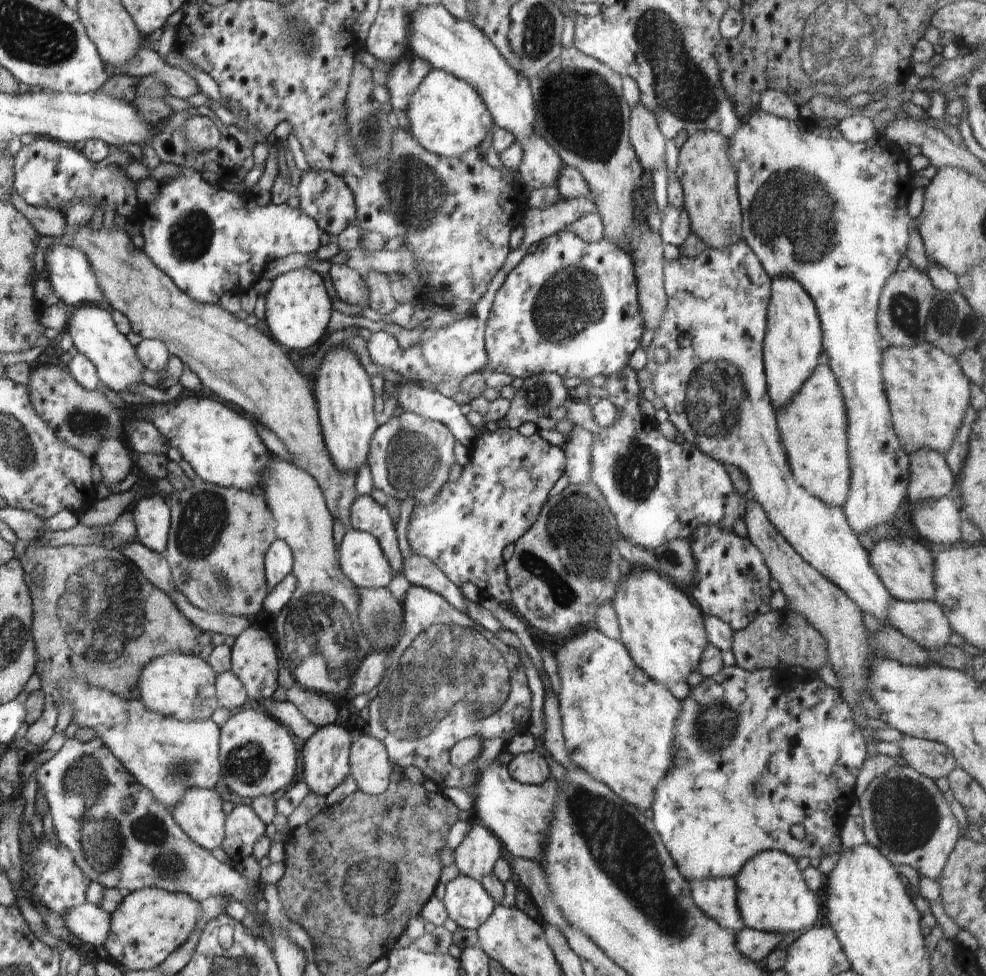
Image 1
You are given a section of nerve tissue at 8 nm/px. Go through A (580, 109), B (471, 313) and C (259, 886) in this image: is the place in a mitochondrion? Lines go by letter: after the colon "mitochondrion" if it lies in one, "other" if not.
A: mitochondrion
B: other
C: other

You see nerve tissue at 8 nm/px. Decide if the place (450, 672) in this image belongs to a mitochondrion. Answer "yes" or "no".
yes

